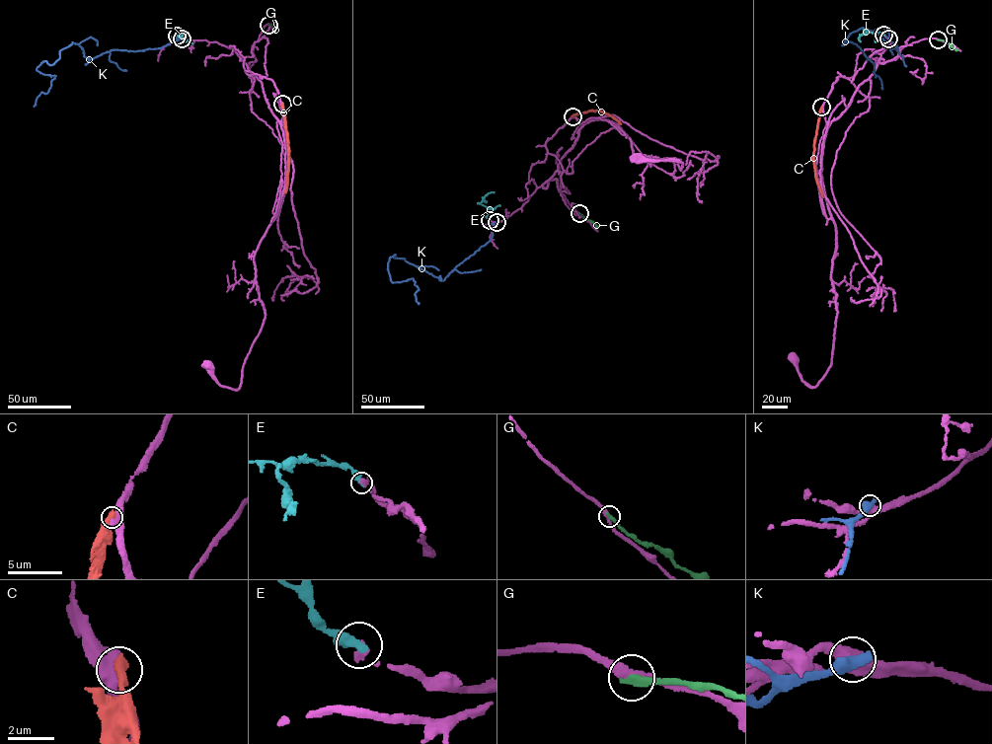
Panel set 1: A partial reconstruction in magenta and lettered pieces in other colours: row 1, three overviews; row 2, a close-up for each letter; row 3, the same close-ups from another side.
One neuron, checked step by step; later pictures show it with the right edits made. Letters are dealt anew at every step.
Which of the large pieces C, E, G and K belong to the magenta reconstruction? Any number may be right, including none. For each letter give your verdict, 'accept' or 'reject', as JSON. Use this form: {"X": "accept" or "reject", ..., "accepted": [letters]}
{"C": "reject", "E": "accept", "G": "reject", "K": "reject", "accepted": ["E"]}

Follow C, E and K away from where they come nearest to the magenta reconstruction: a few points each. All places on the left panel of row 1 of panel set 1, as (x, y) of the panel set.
C: (282, 104), (288, 141), (285, 192)
E: (176, 36), (182, 34), (176, 34), (192, 43)
K: (182, 38), (93, 58), (72, 42), (52, 64), (37, 67), (55, 75), (34, 107)

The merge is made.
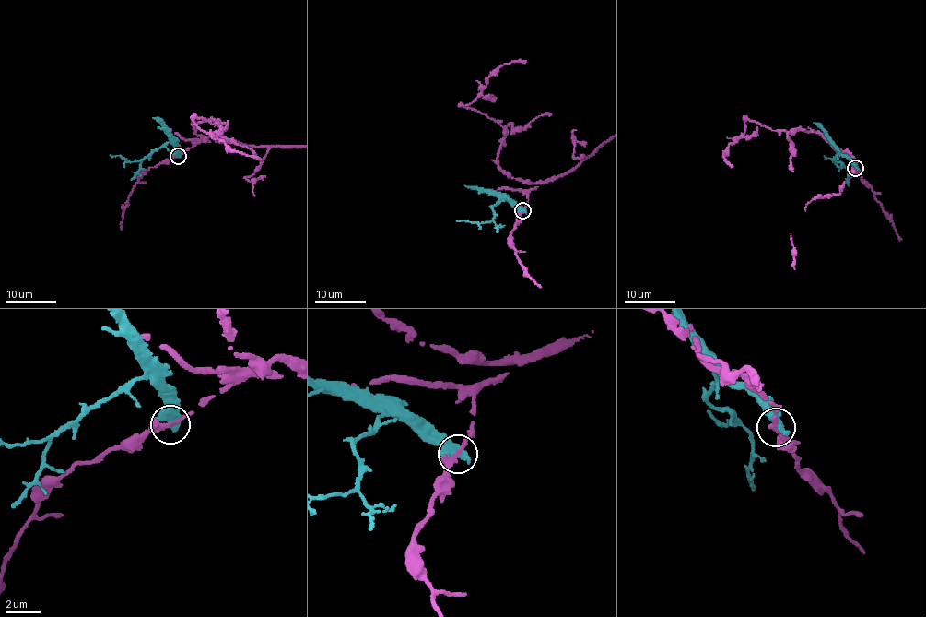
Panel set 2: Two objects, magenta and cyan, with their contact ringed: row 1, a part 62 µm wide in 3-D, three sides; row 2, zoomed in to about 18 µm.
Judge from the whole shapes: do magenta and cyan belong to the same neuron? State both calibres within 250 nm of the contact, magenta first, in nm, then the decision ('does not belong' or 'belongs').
200 nm thick on the magenta side, 600 nm on the other; does not belong

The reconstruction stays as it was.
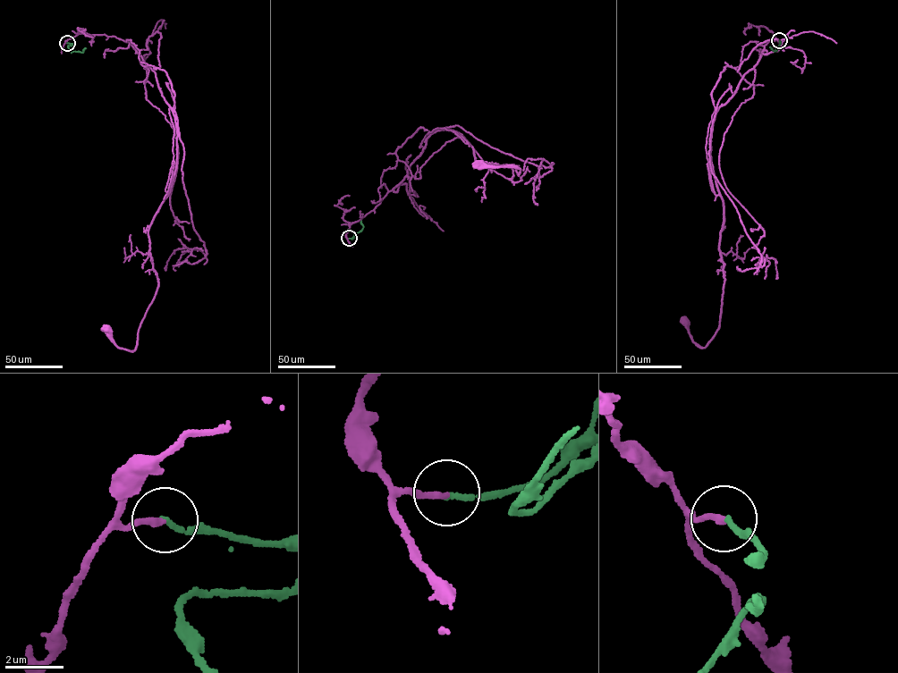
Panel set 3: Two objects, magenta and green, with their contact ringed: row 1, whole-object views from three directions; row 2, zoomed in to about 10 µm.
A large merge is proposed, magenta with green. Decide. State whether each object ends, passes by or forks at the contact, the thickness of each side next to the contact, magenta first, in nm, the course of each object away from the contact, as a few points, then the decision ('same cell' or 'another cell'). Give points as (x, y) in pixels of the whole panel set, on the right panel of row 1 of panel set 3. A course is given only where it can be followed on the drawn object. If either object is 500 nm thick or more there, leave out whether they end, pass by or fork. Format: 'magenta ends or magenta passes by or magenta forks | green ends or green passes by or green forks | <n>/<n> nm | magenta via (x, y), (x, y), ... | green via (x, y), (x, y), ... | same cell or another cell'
magenta ends | green ends | 220/190 nm | magenta via (779, 40), (772, 31), (715, 114), (710, 163), (724, 215), (718, 329), (703, 348), (685, 320) | green via (779, 40), (780, 44), (775, 51), (770, 46) | same cell

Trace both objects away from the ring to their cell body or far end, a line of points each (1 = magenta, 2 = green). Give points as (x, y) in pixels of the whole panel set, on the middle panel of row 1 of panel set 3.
1: (349, 239), (350, 224), (402, 181), (432, 133), (457, 131), (477, 163), (521, 172), (478, 164)
2: (349, 239), (355, 236), (352, 239), (363, 228), (361, 221)

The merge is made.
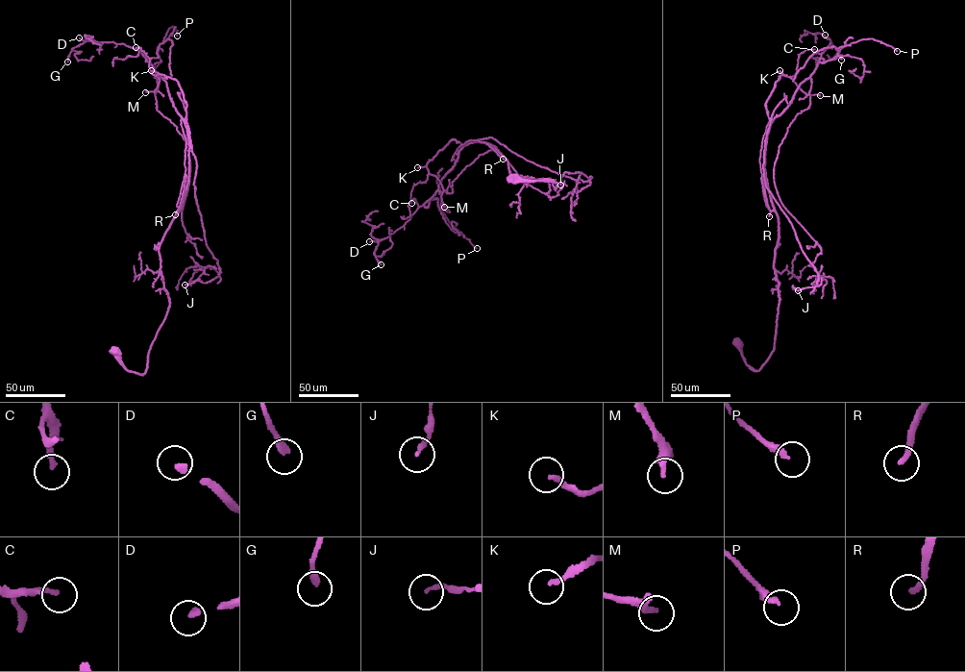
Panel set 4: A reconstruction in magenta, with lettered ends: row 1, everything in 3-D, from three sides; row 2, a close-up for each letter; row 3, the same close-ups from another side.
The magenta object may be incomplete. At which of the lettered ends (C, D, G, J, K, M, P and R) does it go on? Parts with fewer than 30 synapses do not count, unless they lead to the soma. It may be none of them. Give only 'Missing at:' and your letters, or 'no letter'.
Missing at: D, P

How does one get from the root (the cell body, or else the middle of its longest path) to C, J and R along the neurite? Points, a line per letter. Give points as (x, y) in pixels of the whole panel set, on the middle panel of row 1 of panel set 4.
C: (513, 178), (556, 186), (510, 176), (490, 144), (452, 139), (428, 162), (411, 203)
J: (513, 178), (556, 186), (510, 176), (476, 140), (590, 180), (565, 172), (560, 185)
R: (513, 178), (556, 182), (555, 189), (550, 179), (510, 176), (507, 161), (503, 159)

